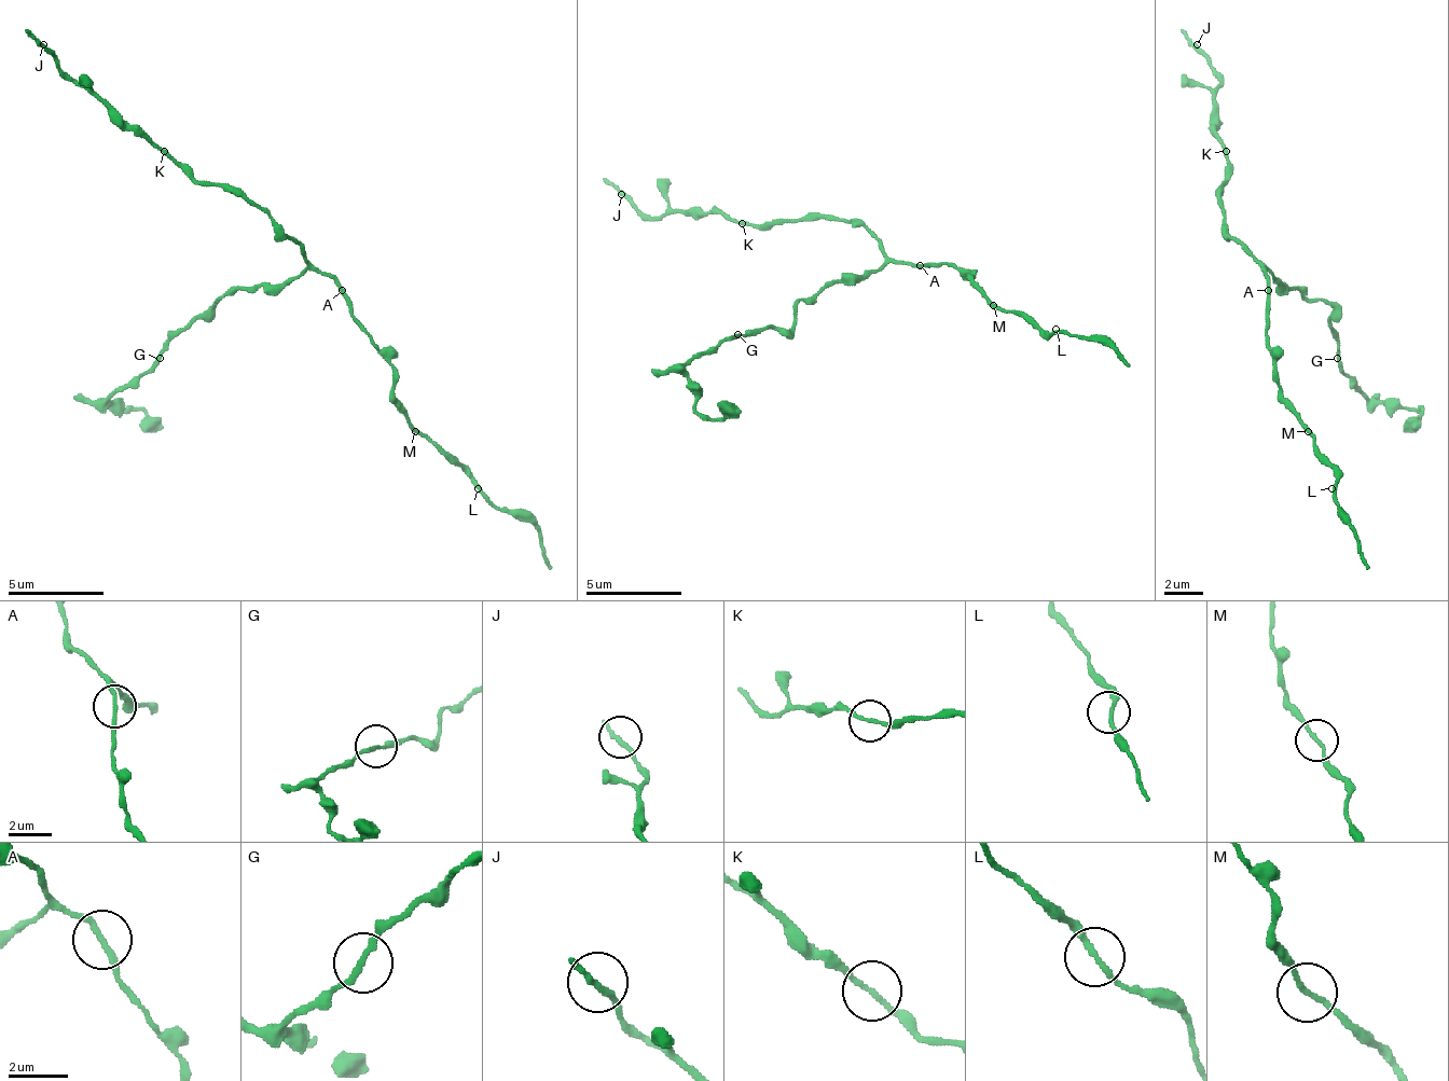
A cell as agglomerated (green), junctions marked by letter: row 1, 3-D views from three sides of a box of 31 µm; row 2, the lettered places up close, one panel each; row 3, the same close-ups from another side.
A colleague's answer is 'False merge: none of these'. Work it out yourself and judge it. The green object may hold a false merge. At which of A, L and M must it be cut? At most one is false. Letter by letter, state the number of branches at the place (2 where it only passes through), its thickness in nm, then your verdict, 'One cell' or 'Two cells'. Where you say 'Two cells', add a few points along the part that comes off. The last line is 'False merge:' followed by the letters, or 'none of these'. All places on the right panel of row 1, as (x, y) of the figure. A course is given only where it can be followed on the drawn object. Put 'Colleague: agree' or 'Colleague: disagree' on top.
Colleague: agree
A: Branches: 2. Thickness 180 nm. One cell
L: Branches: 2. Thickness 190 nm. One cell
M: Branches: 2. Thickness 160 nm. One cell
False merge: none of these

